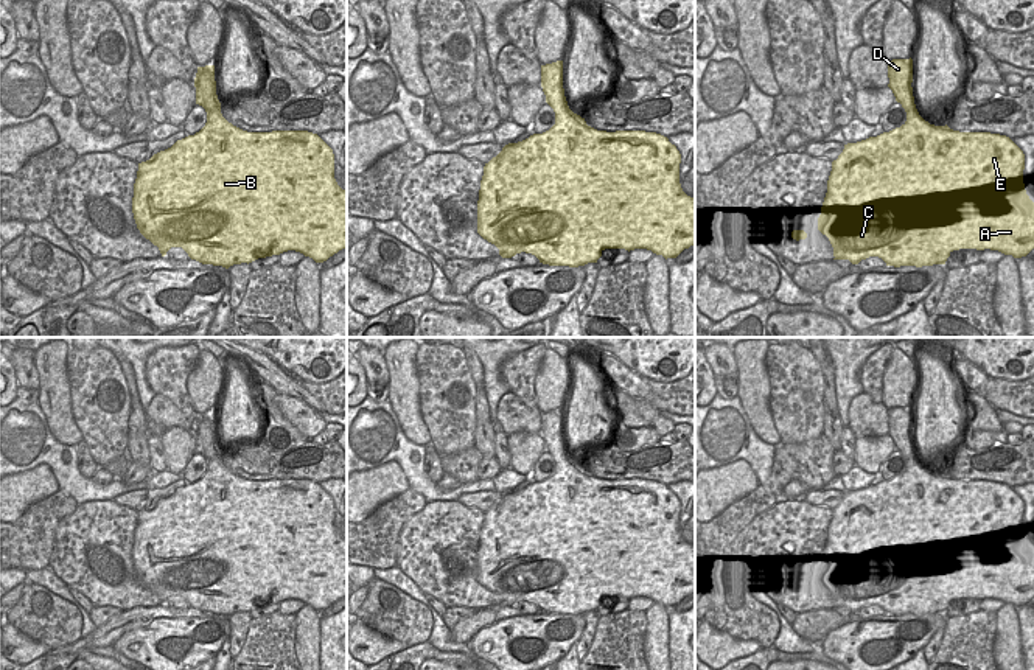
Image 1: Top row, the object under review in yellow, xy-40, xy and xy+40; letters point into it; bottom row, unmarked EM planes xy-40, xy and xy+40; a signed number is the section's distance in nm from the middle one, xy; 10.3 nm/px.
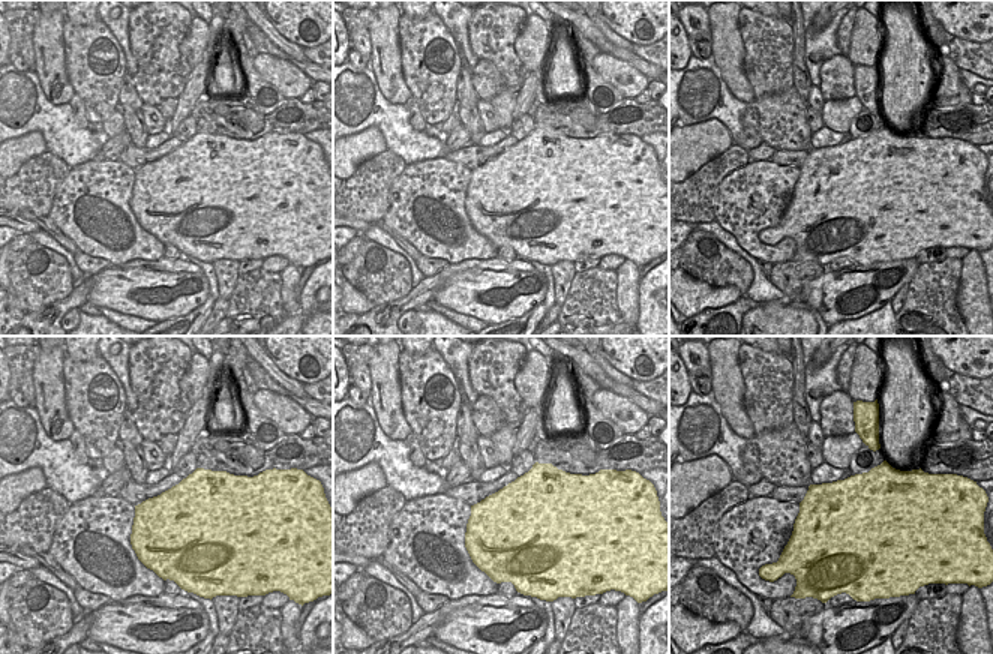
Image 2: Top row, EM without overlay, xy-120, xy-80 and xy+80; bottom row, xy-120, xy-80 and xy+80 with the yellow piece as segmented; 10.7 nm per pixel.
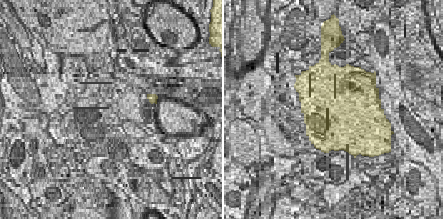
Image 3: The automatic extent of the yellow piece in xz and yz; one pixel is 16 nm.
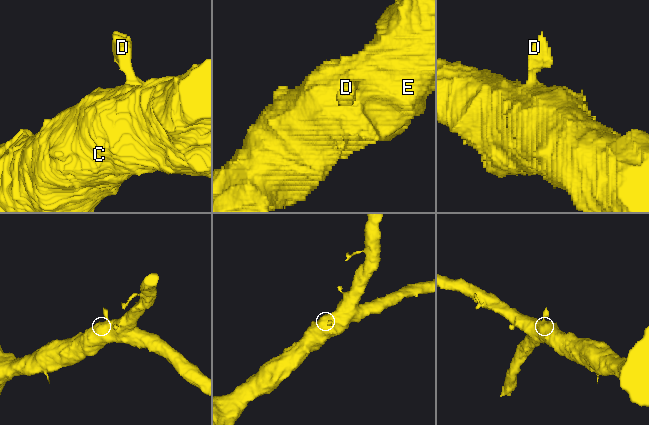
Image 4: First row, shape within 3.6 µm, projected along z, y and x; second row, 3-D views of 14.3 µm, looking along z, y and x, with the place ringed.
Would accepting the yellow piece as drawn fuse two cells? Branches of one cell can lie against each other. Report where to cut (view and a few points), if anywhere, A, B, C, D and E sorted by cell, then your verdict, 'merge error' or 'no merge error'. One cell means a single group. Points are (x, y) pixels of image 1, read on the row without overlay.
no cut | A B C D E | no merge error

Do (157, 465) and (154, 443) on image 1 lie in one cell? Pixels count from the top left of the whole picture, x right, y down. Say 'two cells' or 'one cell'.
one cell

